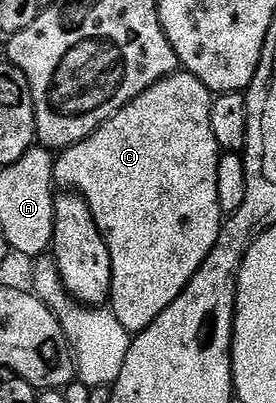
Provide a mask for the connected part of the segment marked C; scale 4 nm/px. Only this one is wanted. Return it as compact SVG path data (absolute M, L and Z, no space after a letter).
M179 69L174 74L156 81L156 85L144 89L144 93L140 93L140 97L136 97L128 105L124 105L124 109L117 111L112 118L104 121L104 125L100 125L88 137L84 137L84 141L67 147L54 160L55 184L59 188L69 189L71 192L82 195L84 201L88 201L88 209L92 209L92 217L108 245L108 253L112 257L112 289L110 290L108 307L114 312L116 321L120 321L120 325L124 325L124 329L128 332L137 333L143 331L148 325L152 325L152 321L156 321L156 317L160 317L160 313L164 313L164 309L168 309L168 305L172 305L172 301L176 301L176 297L180 297L180 293L188 285L188 281L192 281L192 277L196 277L196 269L200 269L200 265L204 265L208 253L212 253L212 245L216 245L216 237L224 222L224 212L220 205L220 193L216 181L220 148L216 141L216 133L212 133L210 114L213 104L214 99L210 90L197 77L189 75L184 69Z

